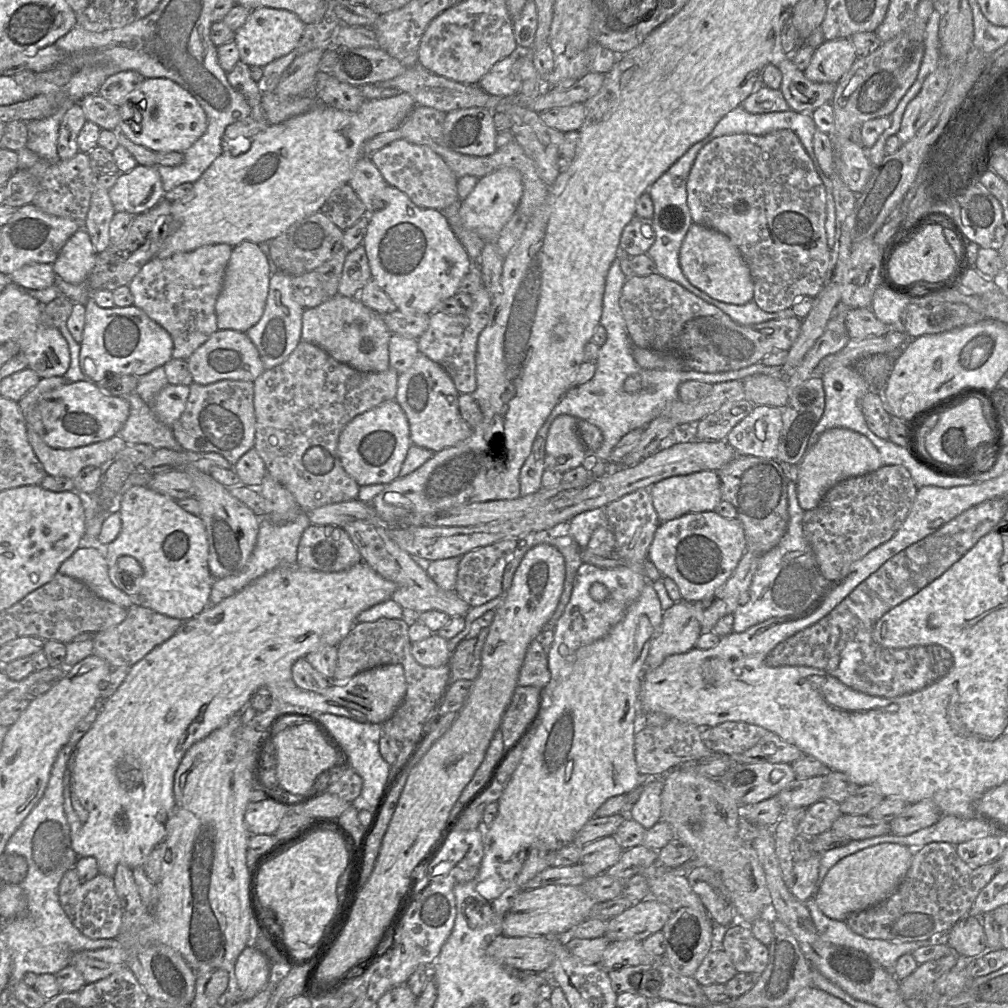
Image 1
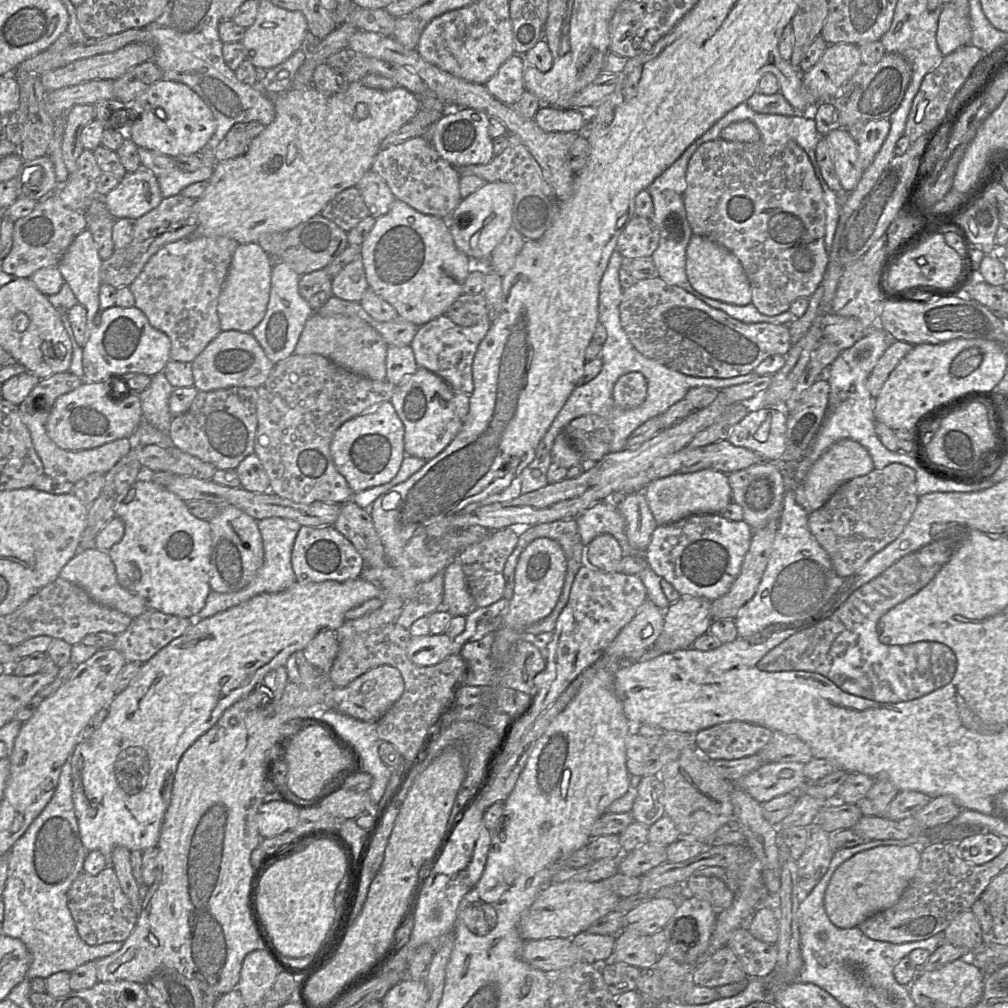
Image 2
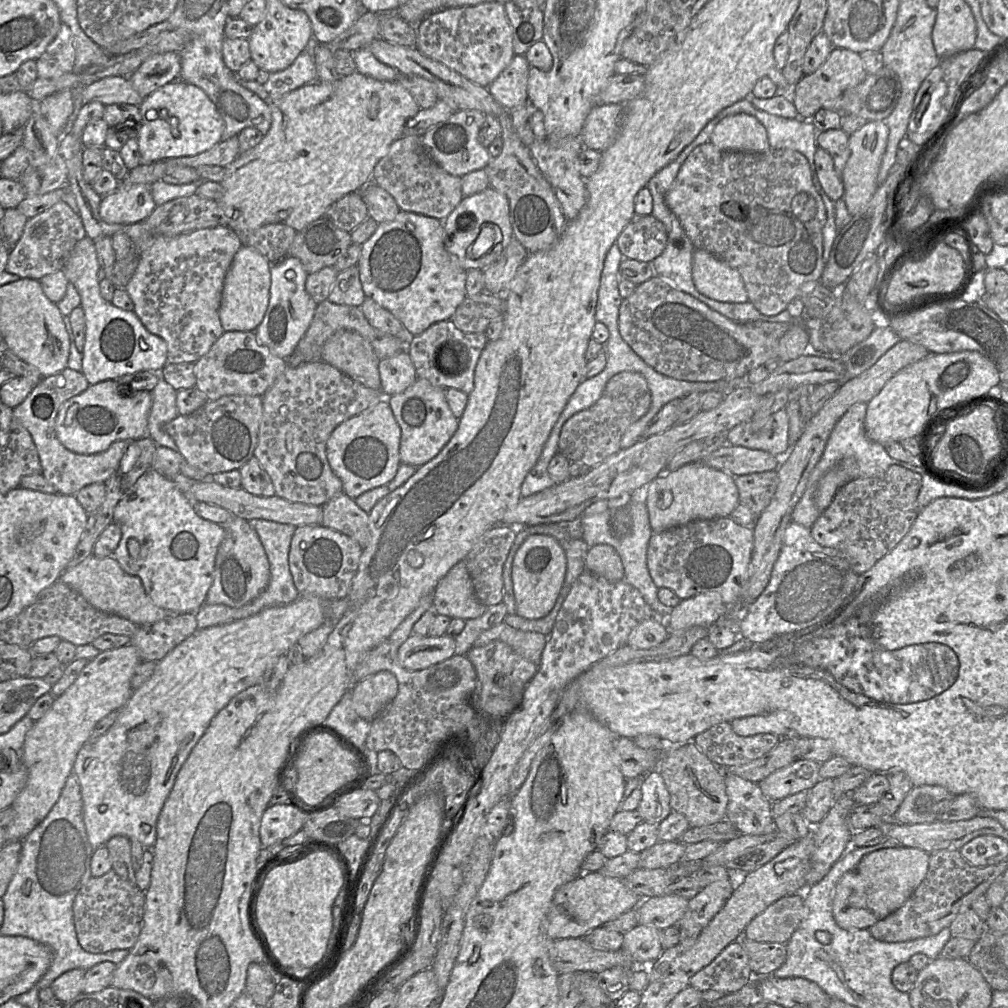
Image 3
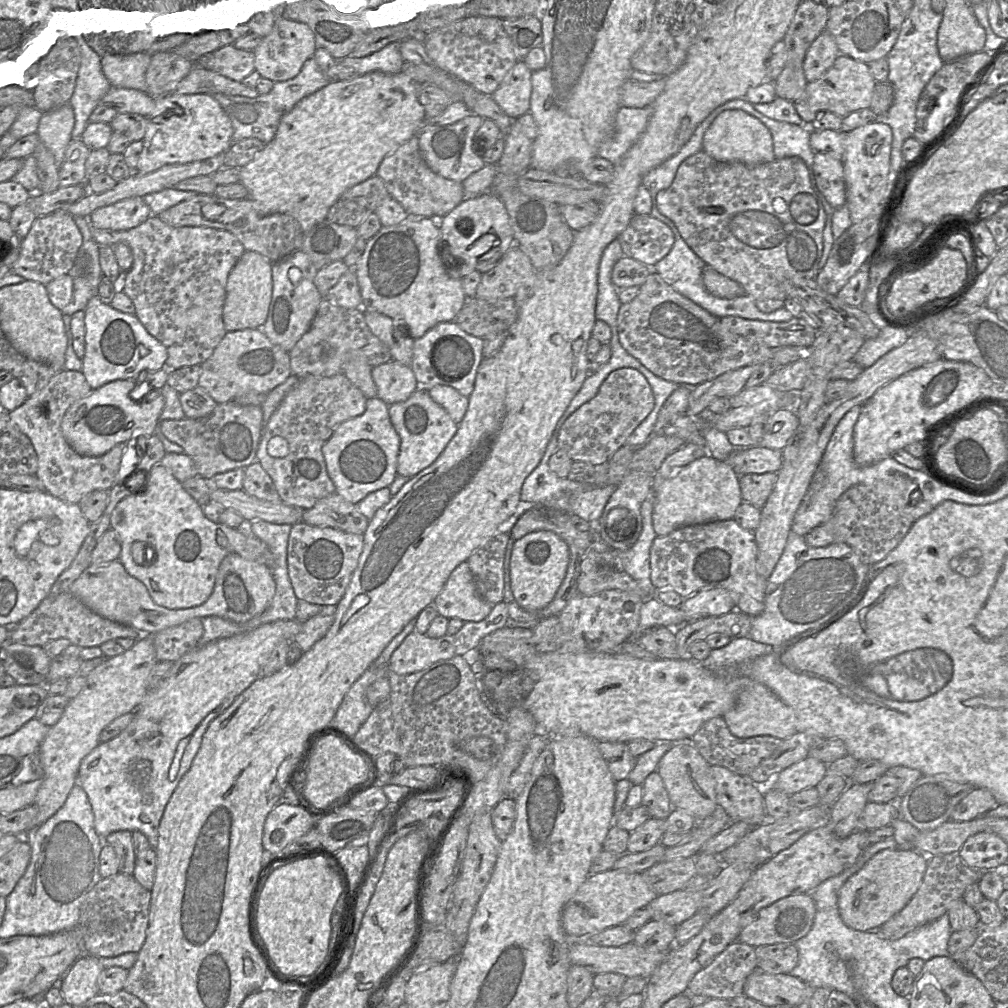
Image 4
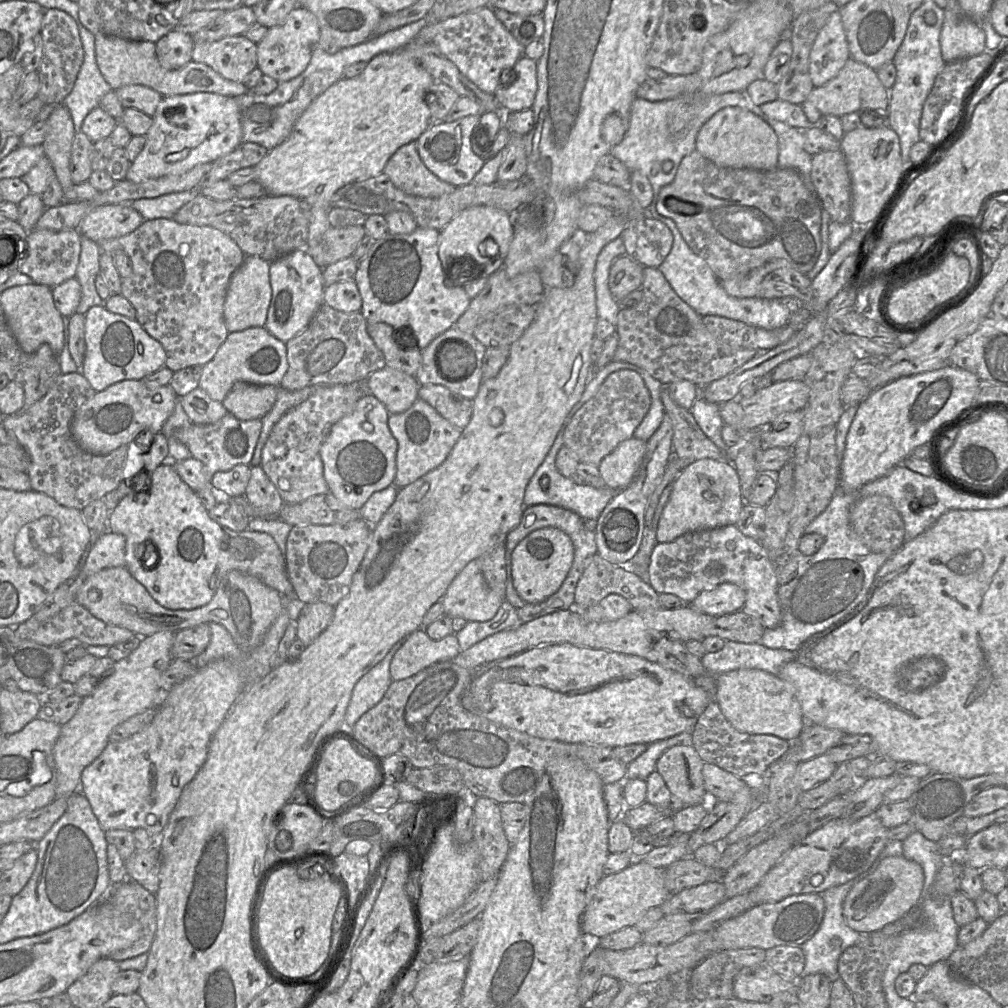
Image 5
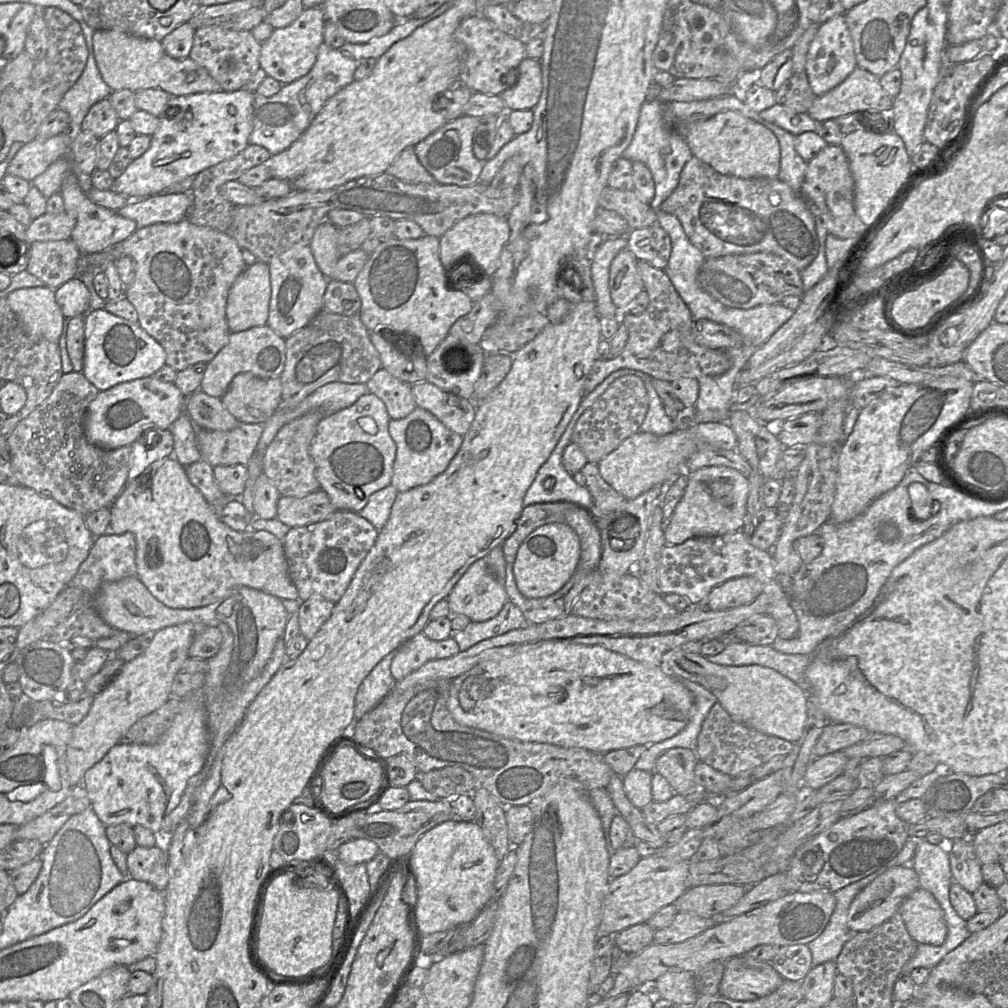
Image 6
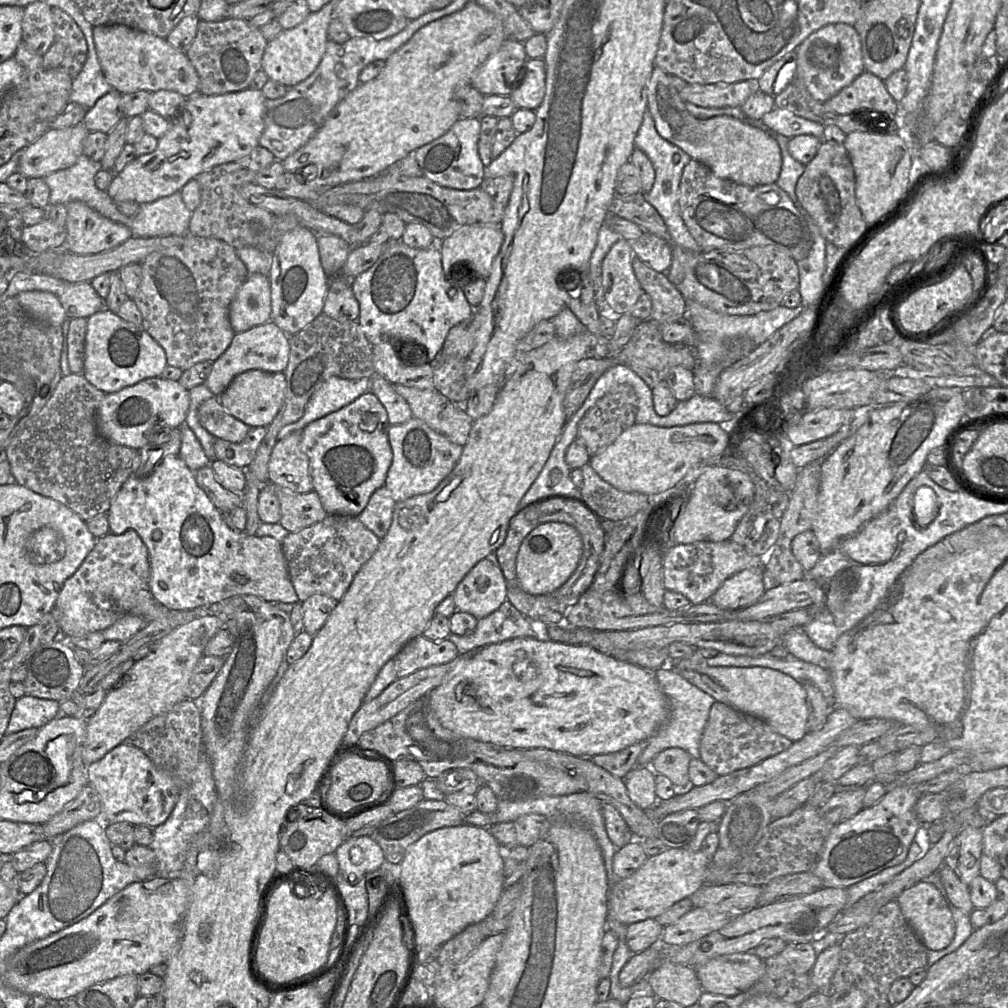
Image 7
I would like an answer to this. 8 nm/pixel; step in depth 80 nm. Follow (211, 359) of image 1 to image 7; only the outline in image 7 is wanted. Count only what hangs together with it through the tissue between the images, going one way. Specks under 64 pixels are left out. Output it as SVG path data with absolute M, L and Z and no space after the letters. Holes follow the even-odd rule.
M268 321L247 331L235 333L228 348L219 356L203 384L215 395L220 396L237 375L252 369L267 372L283 372L289 361L290 337L274 322Z

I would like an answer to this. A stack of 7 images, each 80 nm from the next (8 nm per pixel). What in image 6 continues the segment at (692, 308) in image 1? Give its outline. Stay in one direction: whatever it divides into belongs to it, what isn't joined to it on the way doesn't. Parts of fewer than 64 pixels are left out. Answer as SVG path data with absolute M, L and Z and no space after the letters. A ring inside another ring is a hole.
M637 261L644 290L649 297L646 310L638 315L620 312L620 323L628 330L628 340L624 349L615 357L597 360L586 378L584 396L600 384L611 373L628 368L642 371L652 379L671 382L680 377L699 379L702 376L720 376L731 367L731 358L726 350L710 349L698 345L693 340L693 319L667 274L645 261Z

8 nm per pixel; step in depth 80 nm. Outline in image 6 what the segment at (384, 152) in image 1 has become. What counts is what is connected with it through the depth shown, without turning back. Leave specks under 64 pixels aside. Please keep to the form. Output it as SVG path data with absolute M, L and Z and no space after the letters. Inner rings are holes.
M415 147L404 149L385 172L411 184L437 183L418 160Z

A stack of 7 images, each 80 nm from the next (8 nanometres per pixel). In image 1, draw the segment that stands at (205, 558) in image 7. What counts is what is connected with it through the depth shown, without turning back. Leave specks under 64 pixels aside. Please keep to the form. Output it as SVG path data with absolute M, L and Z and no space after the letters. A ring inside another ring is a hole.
M132 486L126 489L119 498L117 511L121 516L121 522L122 522L121 530L118 536L111 543L105 546L105 554L106 554L105 560L108 567L108 575L112 584L116 588L126 593L130 597L133 605L139 605L144 608L149 608L157 613L166 615L168 617L175 618L181 621L187 621L200 614L208 606L208 599L214 581L214 578L212 578L208 566L208 541L207 541L205 526L202 519L199 516L194 516L183 510L177 504L176 500L173 500L165 495L158 493L149 488L148 486ZM123 556L130 556L139 562L141 566L140 576L135 576L132 574L126 576L124 574L124 567L121 573L118 561L119 558Z

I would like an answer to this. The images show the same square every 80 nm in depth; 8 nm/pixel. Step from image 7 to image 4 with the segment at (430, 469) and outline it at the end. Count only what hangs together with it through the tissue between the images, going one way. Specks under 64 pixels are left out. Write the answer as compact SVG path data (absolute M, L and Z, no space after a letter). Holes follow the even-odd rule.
M419 387L406 401L389 405L389 417L400 437L397 474L407 478L434 463L458 430L458 424L423 387Z

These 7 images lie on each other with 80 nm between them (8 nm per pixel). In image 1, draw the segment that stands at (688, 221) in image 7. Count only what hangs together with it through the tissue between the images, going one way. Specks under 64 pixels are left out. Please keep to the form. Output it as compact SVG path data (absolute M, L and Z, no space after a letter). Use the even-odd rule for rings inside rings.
M782 129L764 136L740 133L713 139L698 152L686 188L692 221L728 236L738 247L754 282L753 301L762 310L791 308L801 296L815 297L821 291L831 259L825 229L826 191L793 131Z

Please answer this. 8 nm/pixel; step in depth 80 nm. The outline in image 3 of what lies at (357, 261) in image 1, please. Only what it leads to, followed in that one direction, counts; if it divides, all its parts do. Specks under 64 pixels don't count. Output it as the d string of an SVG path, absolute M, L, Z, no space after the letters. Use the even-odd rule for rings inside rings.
M355 265L338 273L328 300L334 304L361 307L365 298L359 268Z

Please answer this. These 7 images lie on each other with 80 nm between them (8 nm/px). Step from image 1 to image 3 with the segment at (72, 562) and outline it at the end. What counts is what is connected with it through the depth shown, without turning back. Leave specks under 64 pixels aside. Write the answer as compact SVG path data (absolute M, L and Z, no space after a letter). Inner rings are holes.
M92 554L75 567L65 569L59 580L77 591L99 611L118 615L137 626L152 624L170 615L168 611L153 604L143 588L141 579L124 572L113 557L100 558Z

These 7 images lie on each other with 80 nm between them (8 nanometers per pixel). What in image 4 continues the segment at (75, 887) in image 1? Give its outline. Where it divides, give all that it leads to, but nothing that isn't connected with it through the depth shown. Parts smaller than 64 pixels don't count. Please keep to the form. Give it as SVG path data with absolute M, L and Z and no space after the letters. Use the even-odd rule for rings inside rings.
M117 873L101 879L80 908L78 929L85 951L91 956L115 957L142 948L149 924L151 893L133 875Z

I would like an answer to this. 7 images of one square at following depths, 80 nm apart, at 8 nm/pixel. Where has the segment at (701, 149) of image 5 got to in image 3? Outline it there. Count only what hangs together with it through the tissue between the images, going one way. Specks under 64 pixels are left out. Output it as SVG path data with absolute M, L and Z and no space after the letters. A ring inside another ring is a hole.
M745 113L723 118L714 128L710 142L723 151L764 153L771 149L765 127Z

